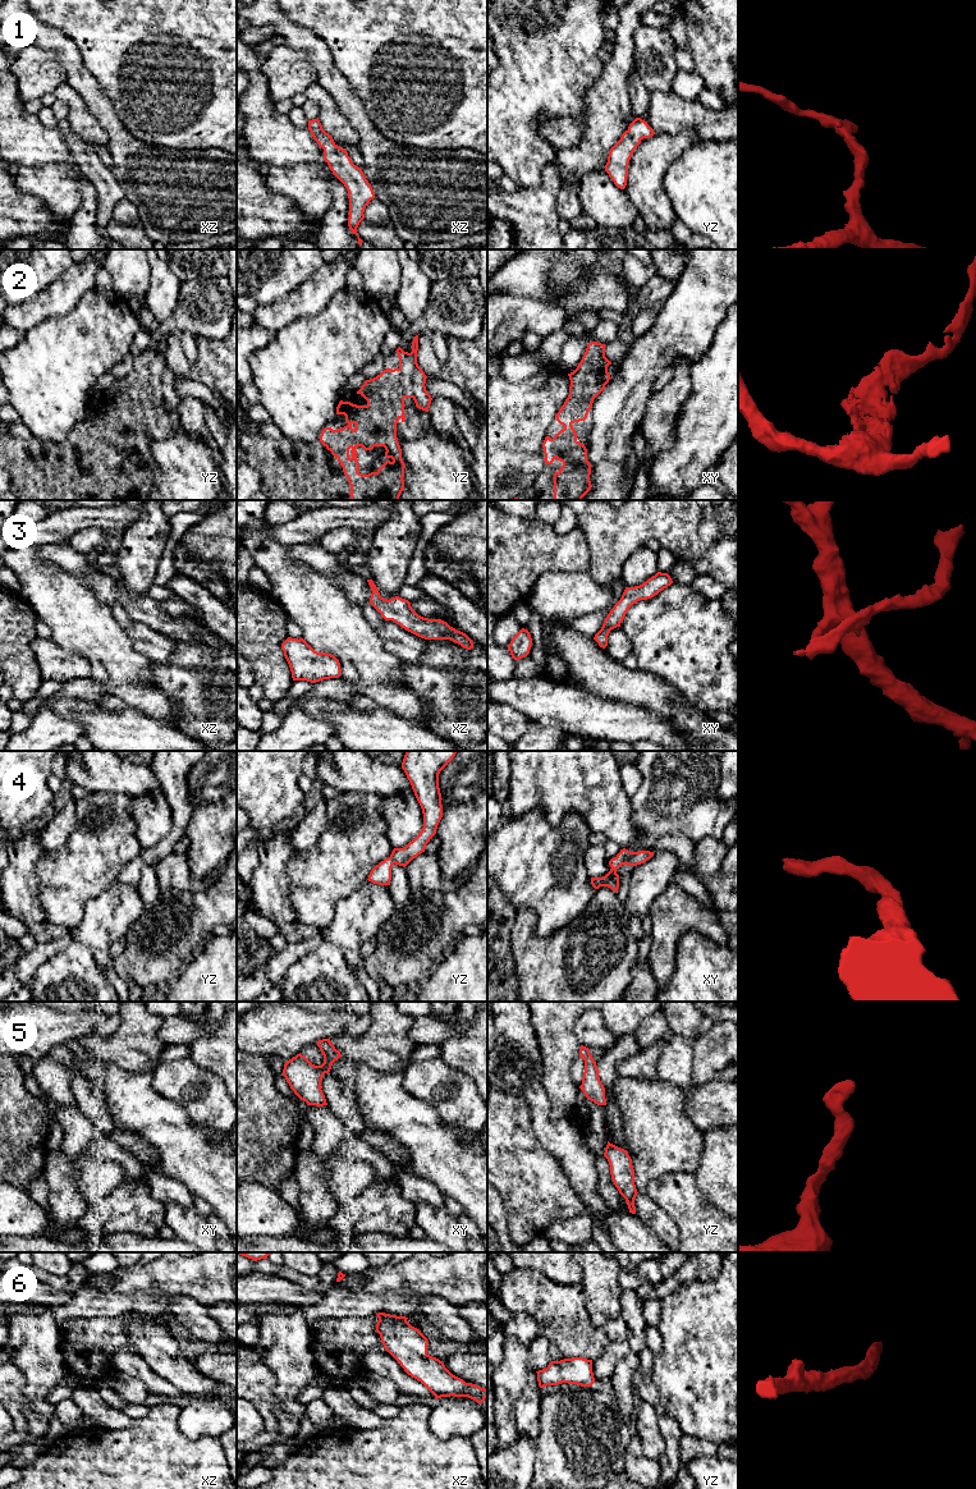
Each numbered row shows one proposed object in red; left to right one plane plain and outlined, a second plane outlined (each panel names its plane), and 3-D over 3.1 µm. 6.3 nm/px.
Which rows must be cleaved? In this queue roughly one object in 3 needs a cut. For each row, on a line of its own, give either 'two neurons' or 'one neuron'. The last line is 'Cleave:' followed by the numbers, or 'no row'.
1: one neuron
2: one neuron
3: one neuron
4: one neuron
5: one neuron
6: one neuron
Cleave: no row

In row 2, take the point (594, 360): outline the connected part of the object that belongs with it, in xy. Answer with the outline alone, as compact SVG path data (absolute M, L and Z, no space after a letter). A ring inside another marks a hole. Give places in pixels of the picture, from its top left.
M591 342L577 368L568 374L569 395L555 416L564 429L553 439L546 436L542 443L545 464L551 464L555 458L563 463L554 473L554 500L582 500L592 487L587 449L577 440L572 425L587 418L594 399L611 379L609 365L611 362L605 357L605 344Z

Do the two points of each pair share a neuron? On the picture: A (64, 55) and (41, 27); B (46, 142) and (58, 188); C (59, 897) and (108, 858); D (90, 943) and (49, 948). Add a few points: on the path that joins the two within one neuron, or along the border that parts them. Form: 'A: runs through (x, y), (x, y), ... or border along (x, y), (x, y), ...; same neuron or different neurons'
A: runs through (62, 49), (46, 33); same neuron
B: border along (72, 157), (62, 164), (22, 165); different neurons
C: runs through (70, 885), (96, 860); same neuron
D: border along (68, 938), (68, 942), (41, 965); different neurons

